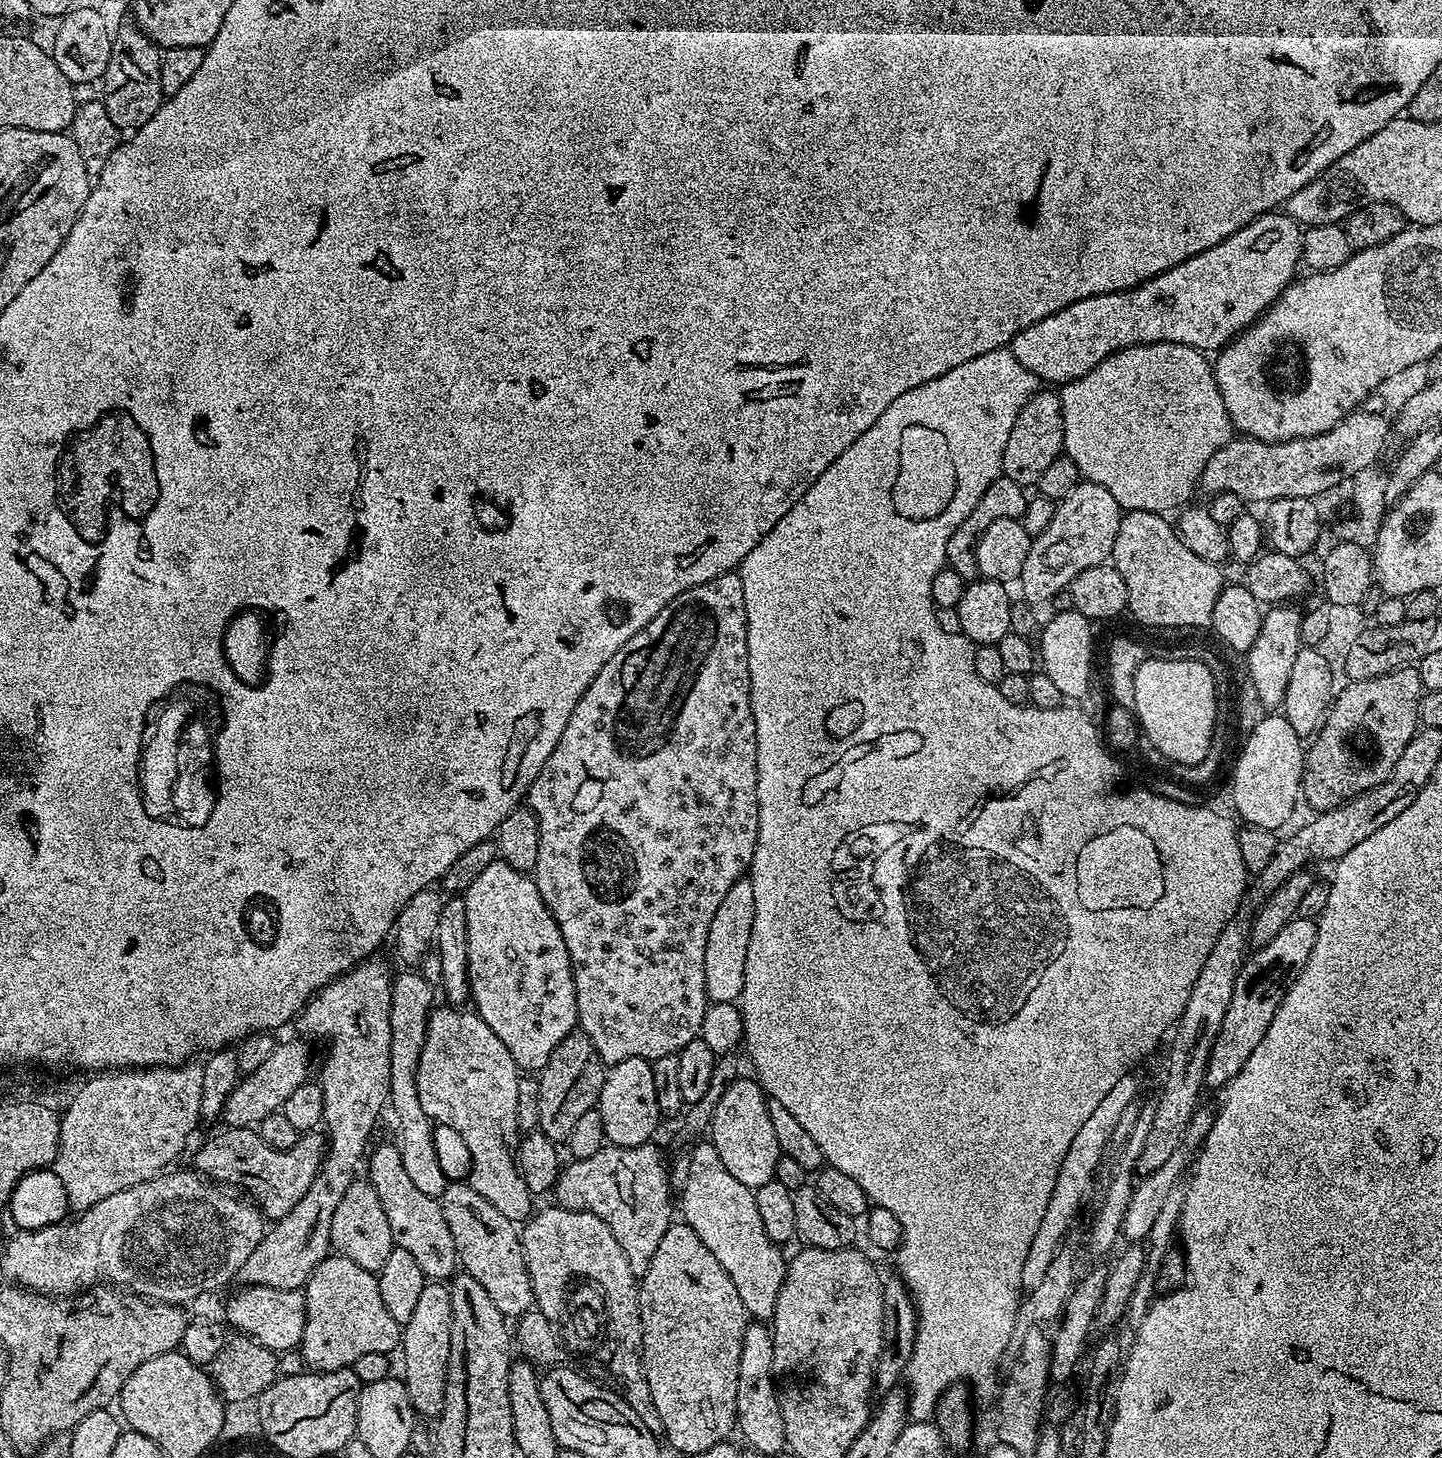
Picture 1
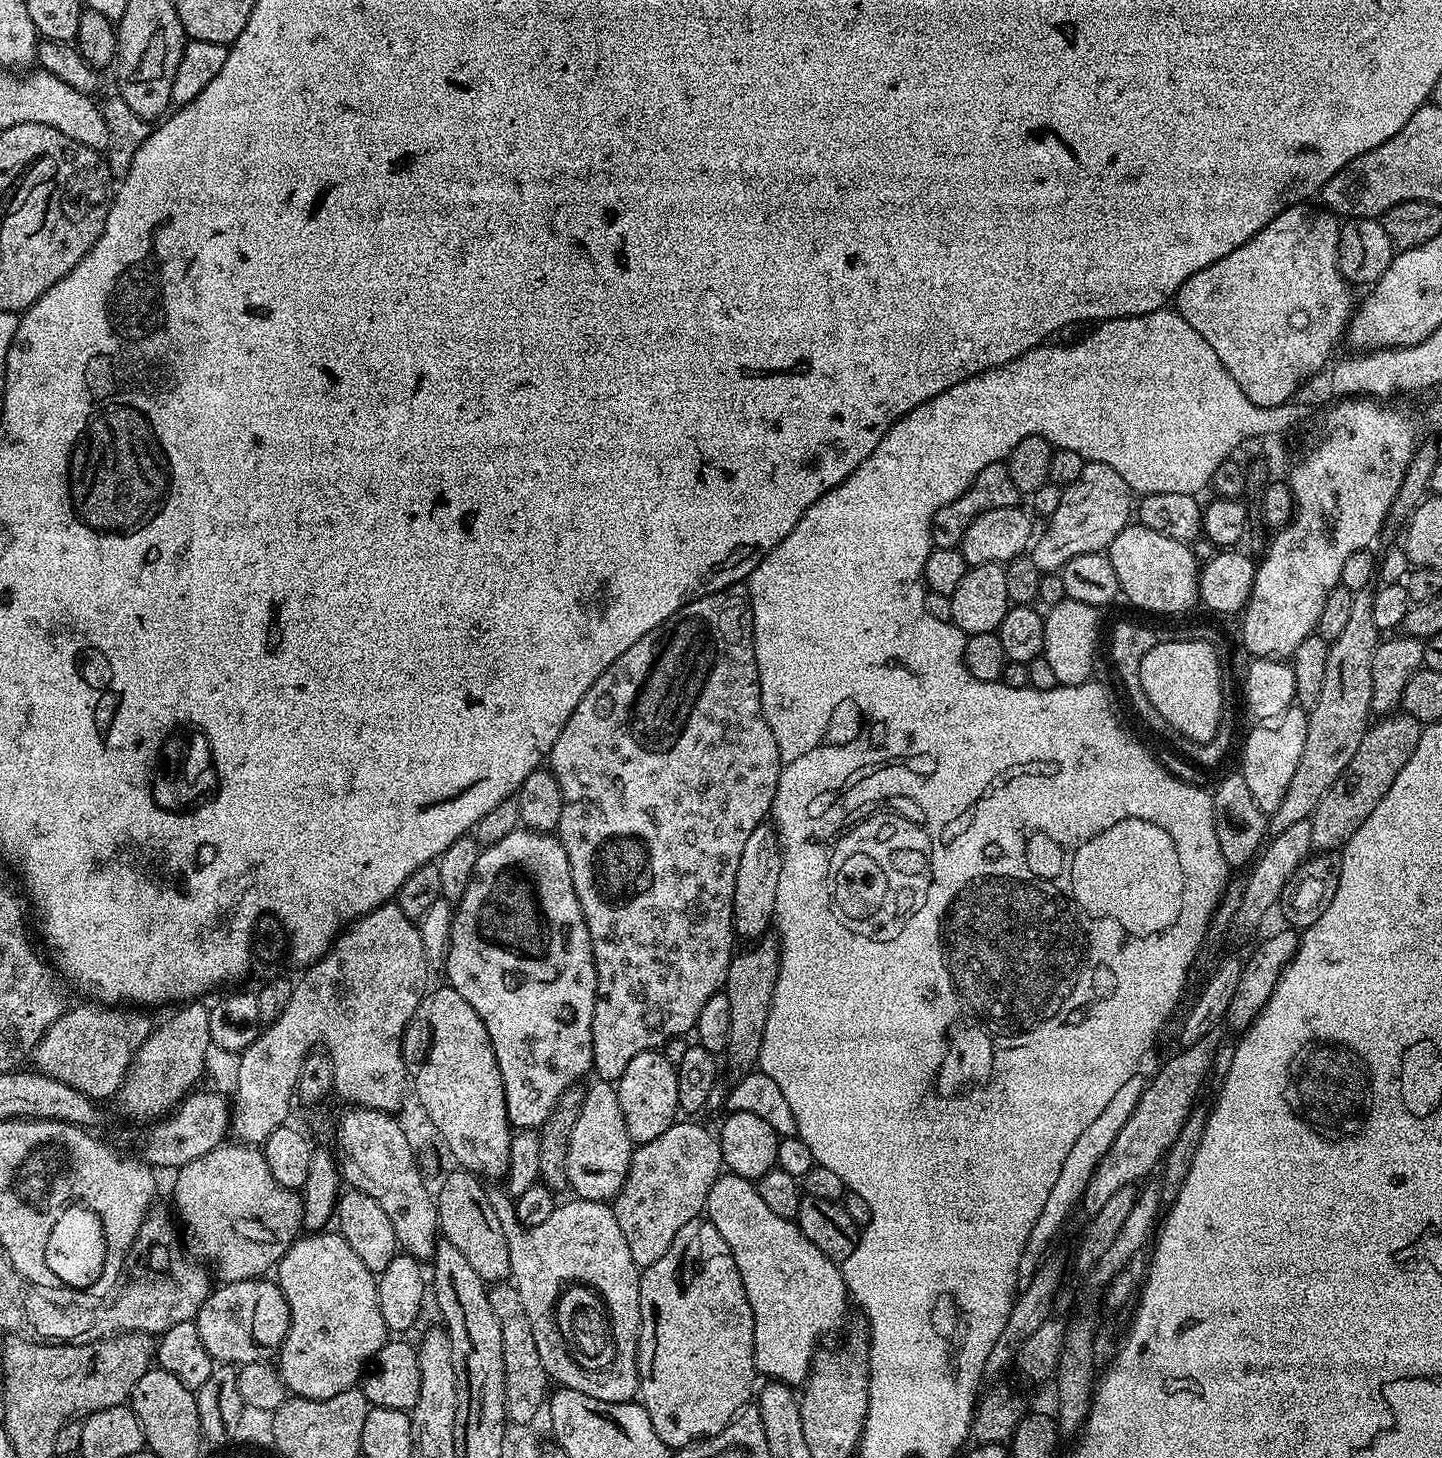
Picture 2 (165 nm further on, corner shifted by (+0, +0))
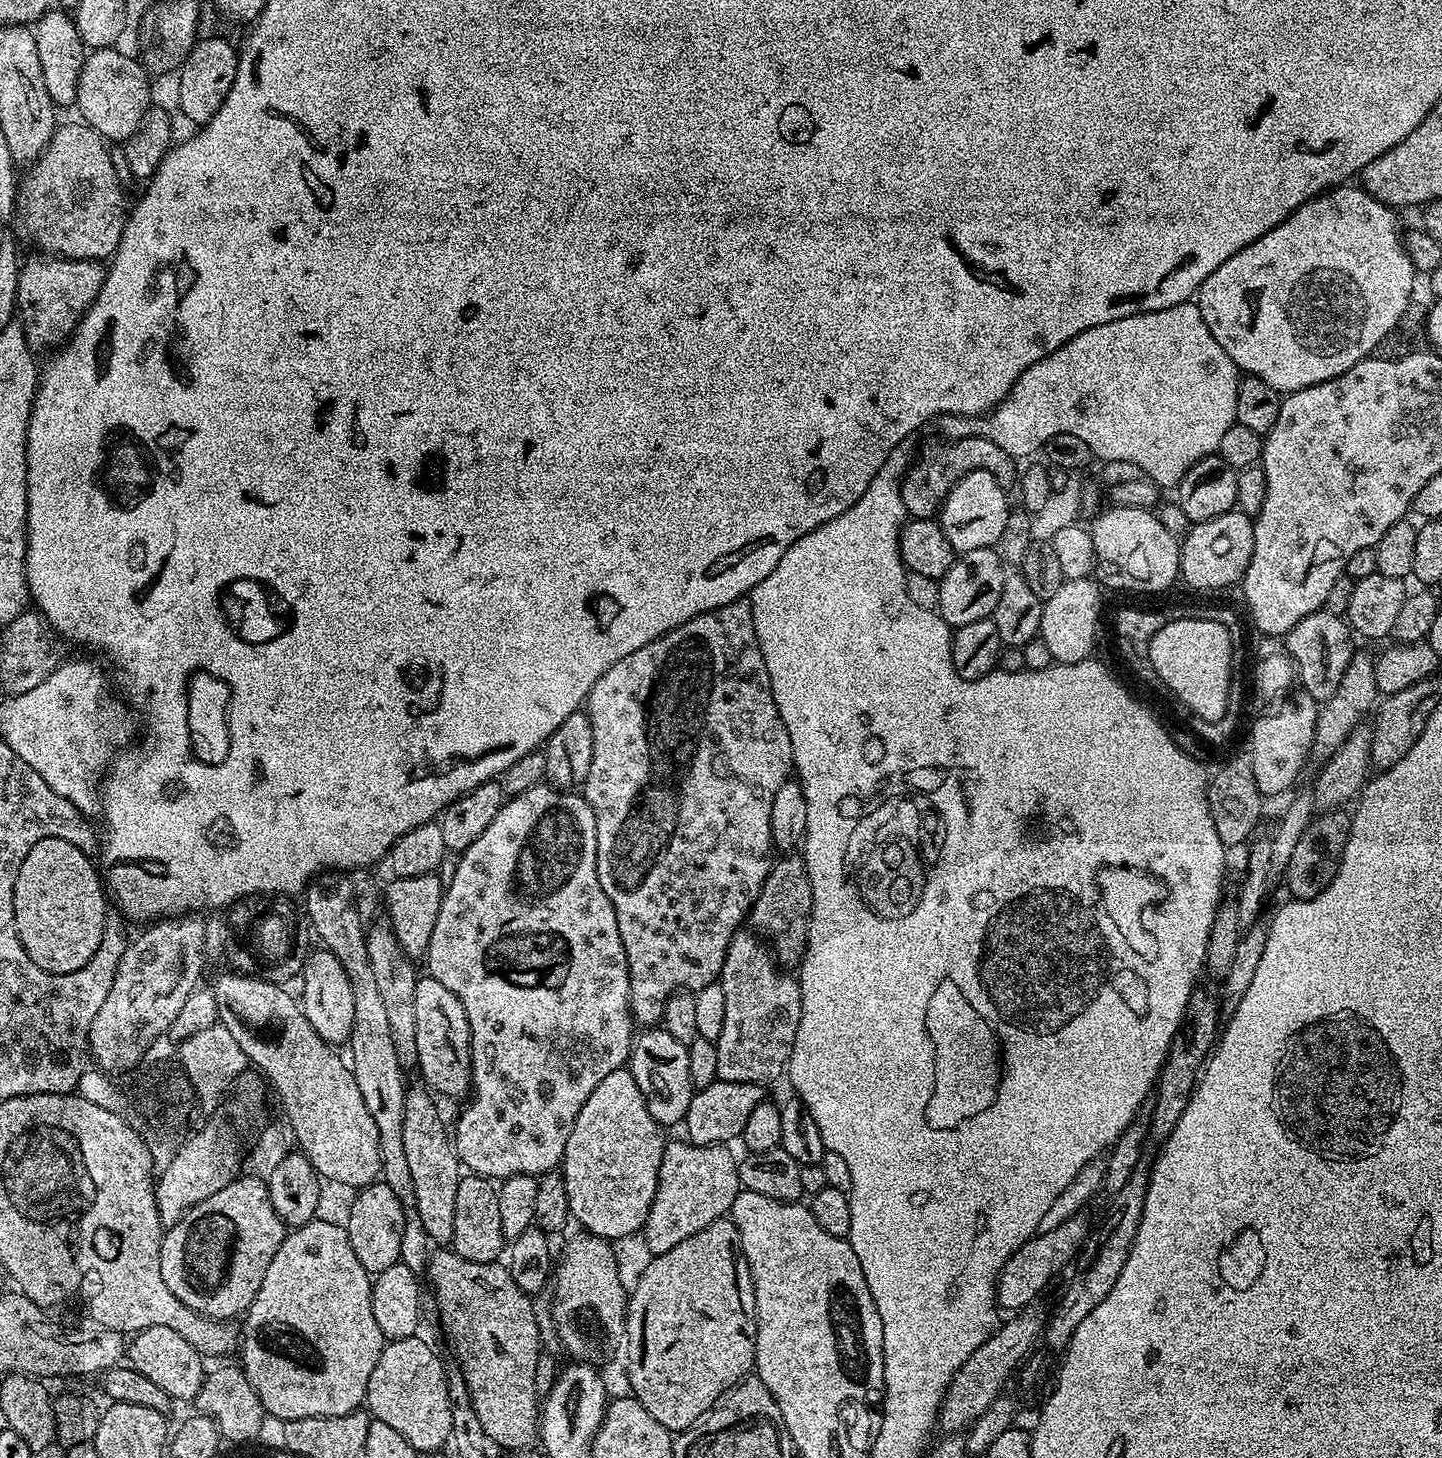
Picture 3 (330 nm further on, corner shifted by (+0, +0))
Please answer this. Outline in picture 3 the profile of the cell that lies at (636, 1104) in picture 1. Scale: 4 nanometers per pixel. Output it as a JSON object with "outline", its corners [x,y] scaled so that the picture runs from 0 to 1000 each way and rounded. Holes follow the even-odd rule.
{"outline":[[[452,704],[440,711],[437,725],[437,734],[440,737],[440,742],[442,742],[442,748],[445,748],[445,753],[448,753],[448,761],[459,772],[471,772],[479,759],[481,750],[479,739],[479,726],[477,717],[470,715],[459,704]]]}

